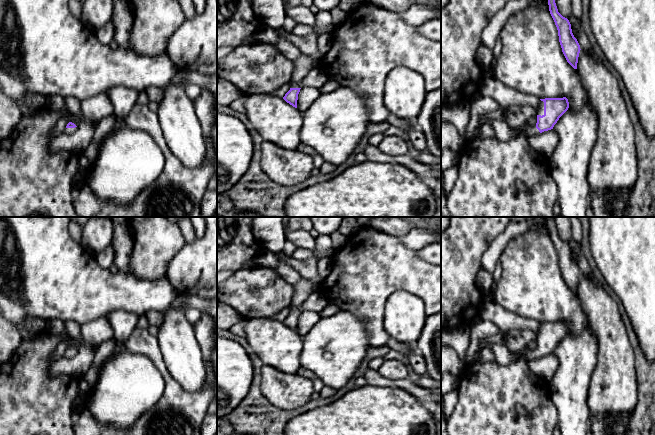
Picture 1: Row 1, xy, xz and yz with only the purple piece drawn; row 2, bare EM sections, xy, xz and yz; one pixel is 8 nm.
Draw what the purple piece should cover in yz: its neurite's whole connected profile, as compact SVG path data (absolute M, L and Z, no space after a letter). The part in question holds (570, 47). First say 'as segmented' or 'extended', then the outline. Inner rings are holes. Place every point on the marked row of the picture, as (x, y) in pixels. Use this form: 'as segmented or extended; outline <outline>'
as segmented; outline M548 0L549 11L558 30L559 42L567 62L577 69L580 45L574 37L569 20L563 17L557 9L555 0Z

